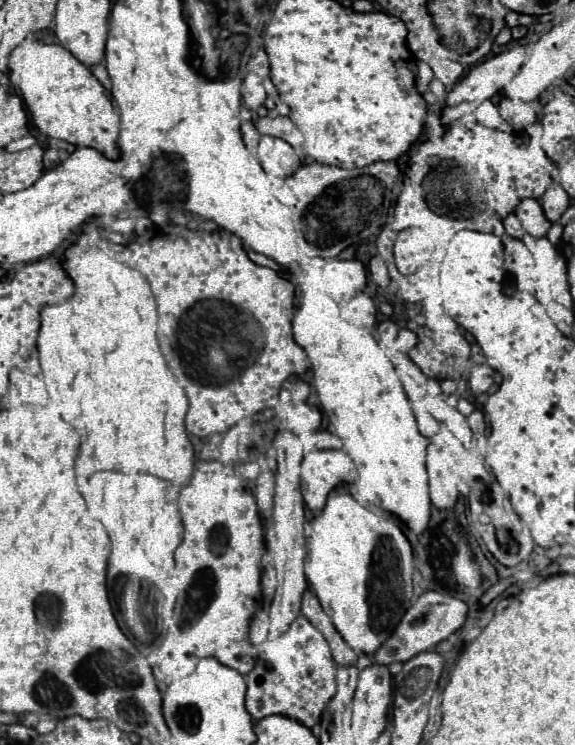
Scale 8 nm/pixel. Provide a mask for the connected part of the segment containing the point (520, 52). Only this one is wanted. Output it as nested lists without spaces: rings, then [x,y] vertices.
[[[515,46],[515,48],[511,48],[511,50],[505,50],[505,52],[497,54],[497,56],[487,58],[485,62],[473,66],[471,72],[469,72],[465,78],[461,78],[461,80],[455,84],[455,88],[447,94],[447,100],[449,100],[449,102],[447,102],[447,106],[445,106],[443,112],[441,112],[441,124],[443,124],[443,126],[449,126],[449,124],[457,122],[463,114],[473,112],[483,100],[489,100],[489,98],[493,98],[495,94],[499,94],[499,92],[503,90],[503,86],[519,72],[519,68],[521,68],[525,56],[527,56],[527,46]]]

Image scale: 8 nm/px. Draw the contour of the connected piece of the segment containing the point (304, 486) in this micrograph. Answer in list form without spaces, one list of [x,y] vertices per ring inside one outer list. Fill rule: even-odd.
[[[315,450],[305,454],[301,464],[301,492],[309,510],[319,512],[329,492],[339,484],[355,482],[353,460],[343,450]]]

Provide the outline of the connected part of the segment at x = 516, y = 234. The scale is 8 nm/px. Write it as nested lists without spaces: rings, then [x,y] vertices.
[[[509,214],[509,216],[503,220],[503,224],[505,224],[505,232],[507,232],[509,236],[513,236],[513,238],[523,238],[525,230],[523,230],[523,226],[521,226],[521,222],[519,222],[519,218],[517,218],[515,214]]]

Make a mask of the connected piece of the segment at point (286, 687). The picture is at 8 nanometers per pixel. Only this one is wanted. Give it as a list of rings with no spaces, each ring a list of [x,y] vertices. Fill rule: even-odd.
[[[299,616],[287,632],[283,632],[283,636],[261,650],[255,668],[245,676],[247,712],[255,720],[281,714],[307,724],[307,728],[313,728],[319,724],[327,700],[335,696],[335,670],[337,664],[331,660],[327,640],[323,640],[323,634],[305,616]]]

